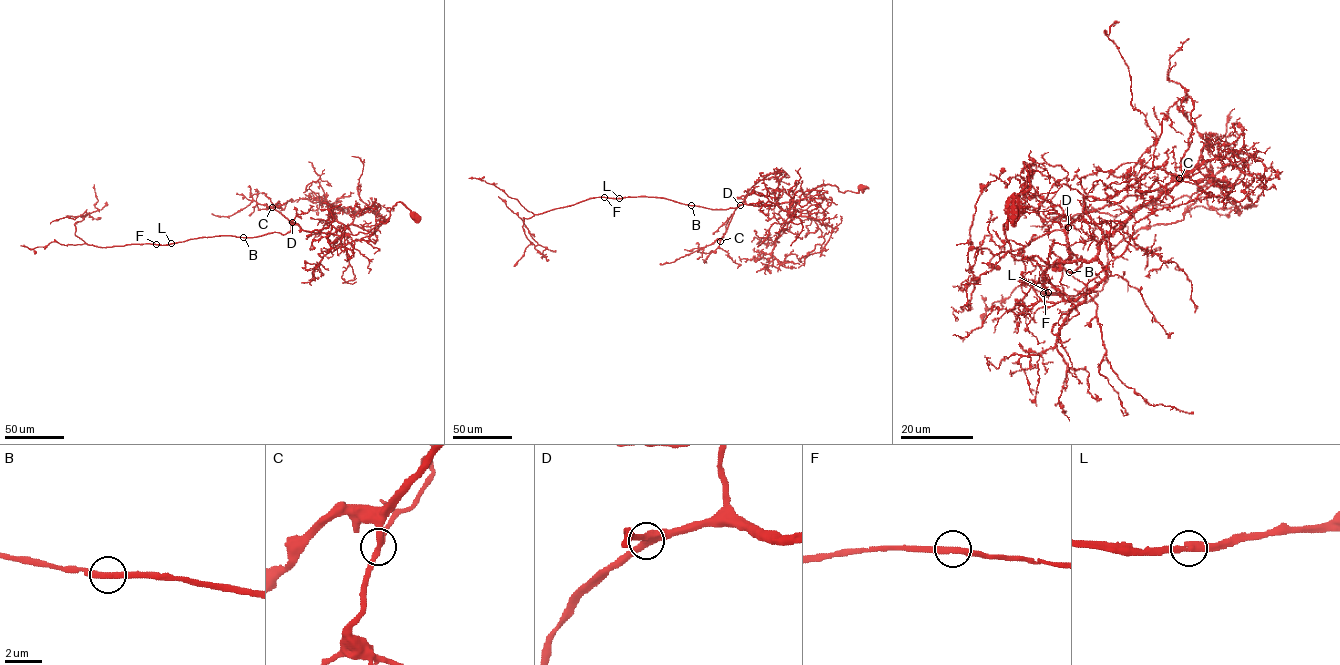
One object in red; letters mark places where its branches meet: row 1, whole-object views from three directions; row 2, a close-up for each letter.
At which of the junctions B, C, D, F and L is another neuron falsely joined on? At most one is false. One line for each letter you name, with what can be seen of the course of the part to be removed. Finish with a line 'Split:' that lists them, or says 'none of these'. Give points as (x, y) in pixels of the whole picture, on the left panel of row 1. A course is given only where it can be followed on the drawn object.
Split: none of these

